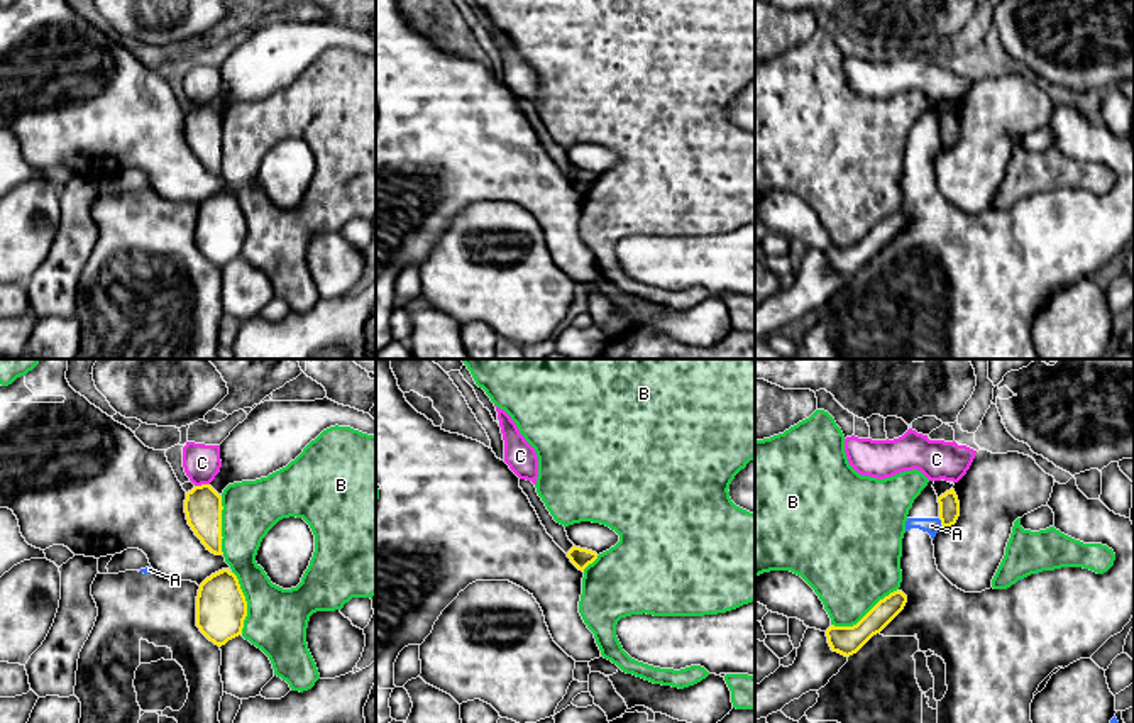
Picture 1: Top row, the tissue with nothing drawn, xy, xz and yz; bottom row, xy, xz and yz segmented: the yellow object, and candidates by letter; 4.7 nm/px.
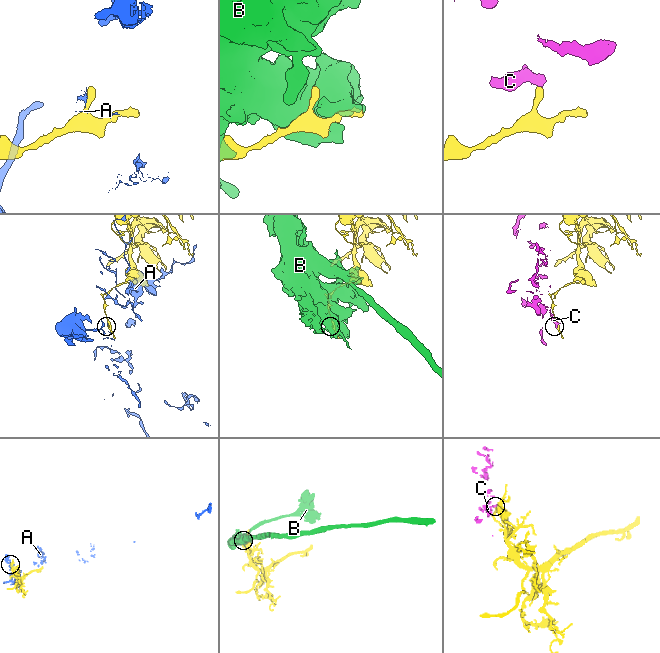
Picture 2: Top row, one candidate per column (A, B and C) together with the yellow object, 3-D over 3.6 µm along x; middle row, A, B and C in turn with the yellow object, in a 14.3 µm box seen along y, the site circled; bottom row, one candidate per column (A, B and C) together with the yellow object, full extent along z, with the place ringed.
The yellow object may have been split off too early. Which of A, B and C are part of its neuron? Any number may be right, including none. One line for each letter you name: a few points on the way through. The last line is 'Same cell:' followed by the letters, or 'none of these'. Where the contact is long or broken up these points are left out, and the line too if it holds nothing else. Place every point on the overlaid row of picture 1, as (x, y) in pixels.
Same cell: none of these

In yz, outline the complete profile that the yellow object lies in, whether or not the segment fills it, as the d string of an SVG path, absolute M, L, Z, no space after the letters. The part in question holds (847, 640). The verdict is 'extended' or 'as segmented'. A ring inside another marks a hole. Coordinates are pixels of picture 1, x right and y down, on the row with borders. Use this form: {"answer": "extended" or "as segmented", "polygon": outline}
{"answer": "as segmented", "polygon": "M894 591L880 599L856 625L834 626L826 630L833 652L845 657L856 654L873 635L880 633L906 606L907 596Z"}

